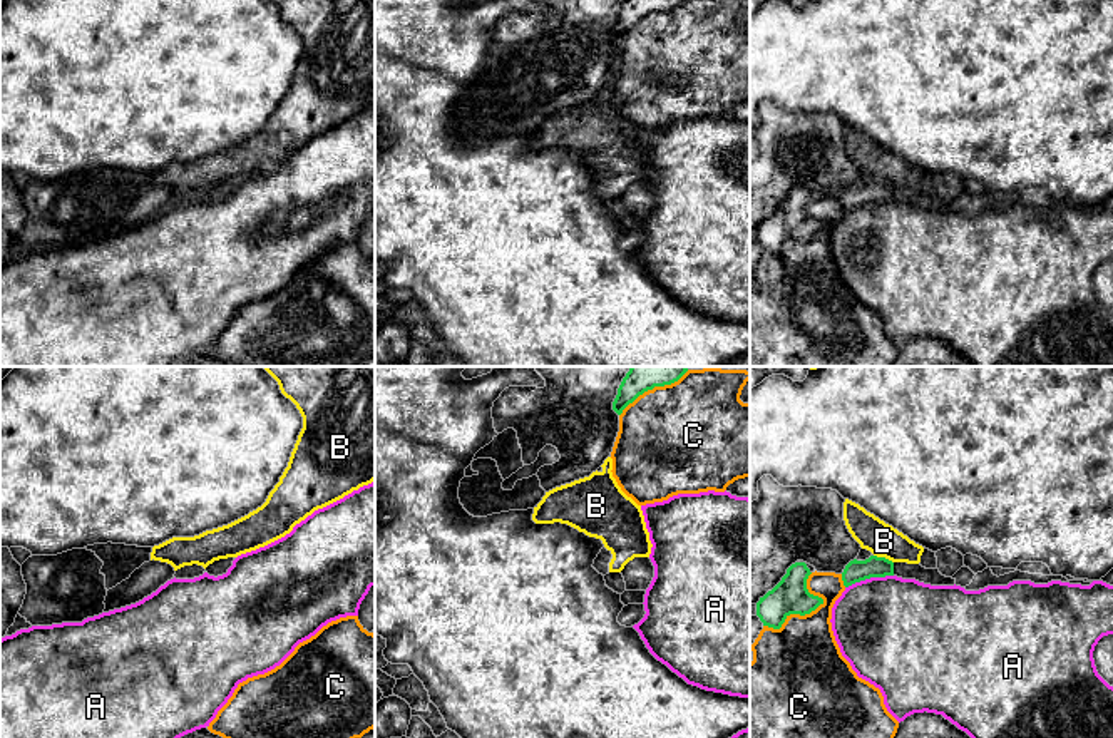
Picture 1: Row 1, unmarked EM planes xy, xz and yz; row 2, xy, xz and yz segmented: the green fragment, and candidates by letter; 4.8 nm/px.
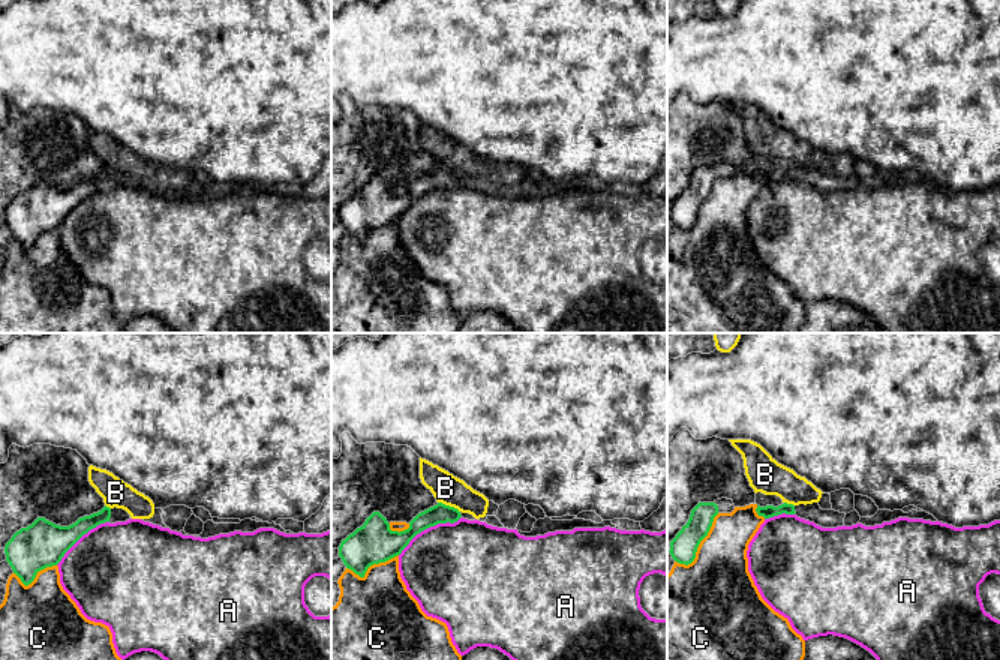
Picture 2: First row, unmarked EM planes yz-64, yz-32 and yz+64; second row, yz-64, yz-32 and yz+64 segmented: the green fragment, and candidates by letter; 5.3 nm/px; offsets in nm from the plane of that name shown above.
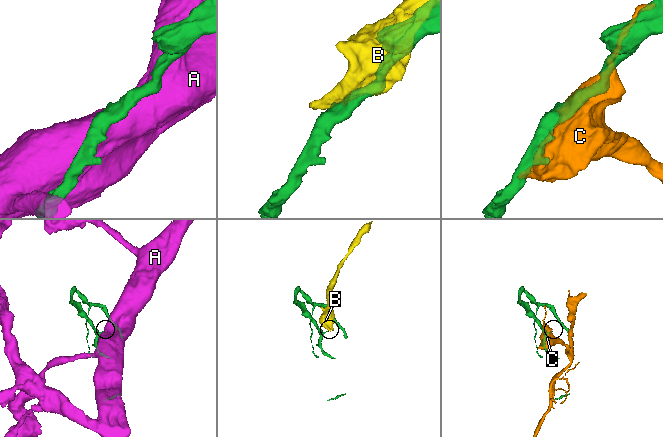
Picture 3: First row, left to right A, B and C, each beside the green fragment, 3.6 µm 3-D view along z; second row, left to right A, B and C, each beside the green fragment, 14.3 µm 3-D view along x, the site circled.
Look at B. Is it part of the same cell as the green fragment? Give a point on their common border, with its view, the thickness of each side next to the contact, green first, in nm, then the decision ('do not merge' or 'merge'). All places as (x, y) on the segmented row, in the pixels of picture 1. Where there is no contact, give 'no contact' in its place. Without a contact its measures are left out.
meets green in yz at (884, 558); 110 nm thick on the green side, 160 nm on the other; do not merge

